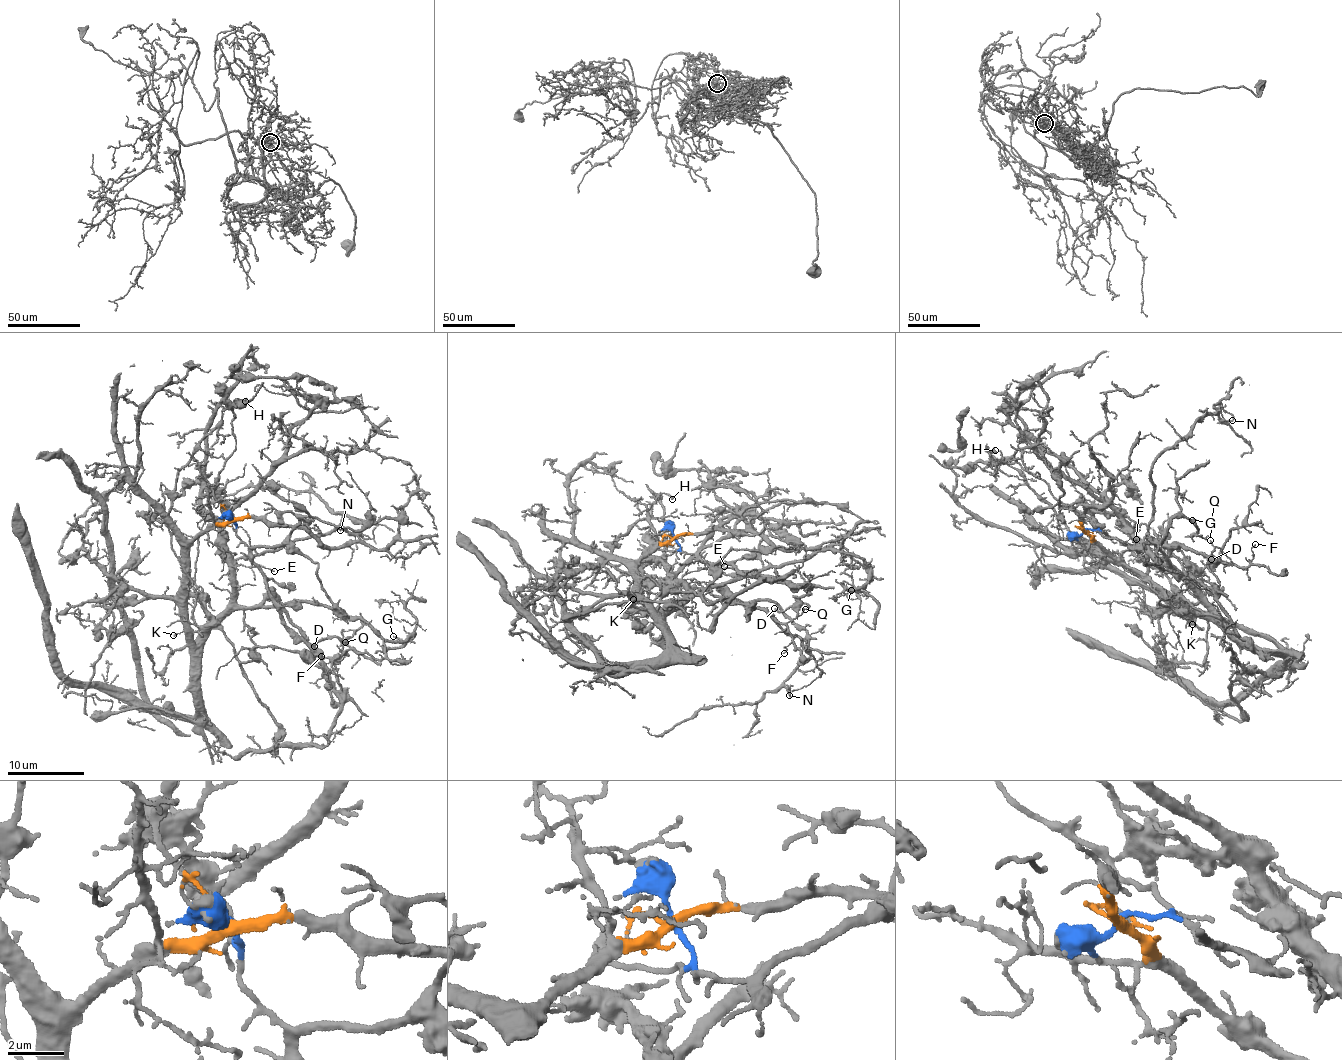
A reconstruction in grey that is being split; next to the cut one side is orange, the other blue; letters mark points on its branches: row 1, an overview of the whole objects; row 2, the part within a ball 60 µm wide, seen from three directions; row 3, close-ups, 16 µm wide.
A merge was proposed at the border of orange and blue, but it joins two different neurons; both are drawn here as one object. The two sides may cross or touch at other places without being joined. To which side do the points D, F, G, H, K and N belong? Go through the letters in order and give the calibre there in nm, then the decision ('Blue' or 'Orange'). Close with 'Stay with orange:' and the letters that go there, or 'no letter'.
D: Thickness 120 nm. Blue
F: Thickness 110 nm. Orange
G: Thickness 140 nm. Orange
H: Thickness 190 nm. Blue
K: Thickness 100 nm. Orange
N: Thickness 130 nm. Orange
Stay with orange: F, G, K, N

